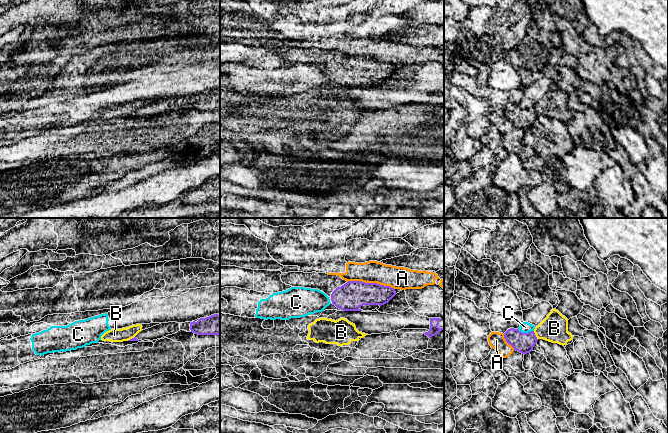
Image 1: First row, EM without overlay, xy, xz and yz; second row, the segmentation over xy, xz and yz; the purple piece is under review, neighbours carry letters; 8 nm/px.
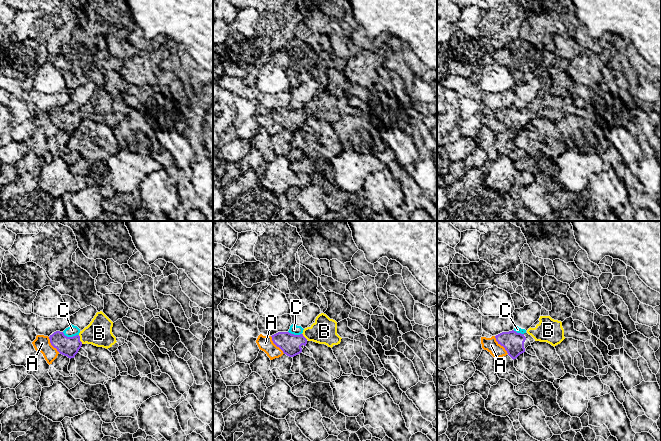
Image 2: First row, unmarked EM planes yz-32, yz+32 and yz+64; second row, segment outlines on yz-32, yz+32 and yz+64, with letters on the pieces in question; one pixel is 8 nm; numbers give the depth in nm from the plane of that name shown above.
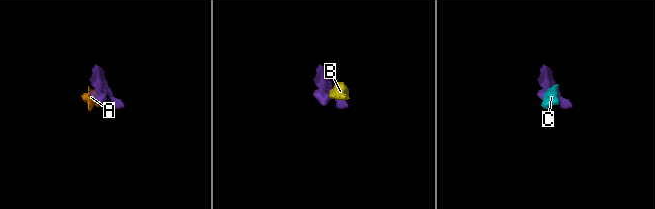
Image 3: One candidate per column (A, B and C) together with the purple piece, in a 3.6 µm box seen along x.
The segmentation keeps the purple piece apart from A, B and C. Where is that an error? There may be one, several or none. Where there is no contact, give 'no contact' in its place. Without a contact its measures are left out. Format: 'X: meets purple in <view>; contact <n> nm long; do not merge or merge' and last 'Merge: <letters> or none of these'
A: meets purple in xz; contact 380 nm long; do not merge
B: meets purple in yz; contact 80 nm long; do not merge
C: meets purple in yz; contact 130 nm long; do not merge
Merge: none of these

